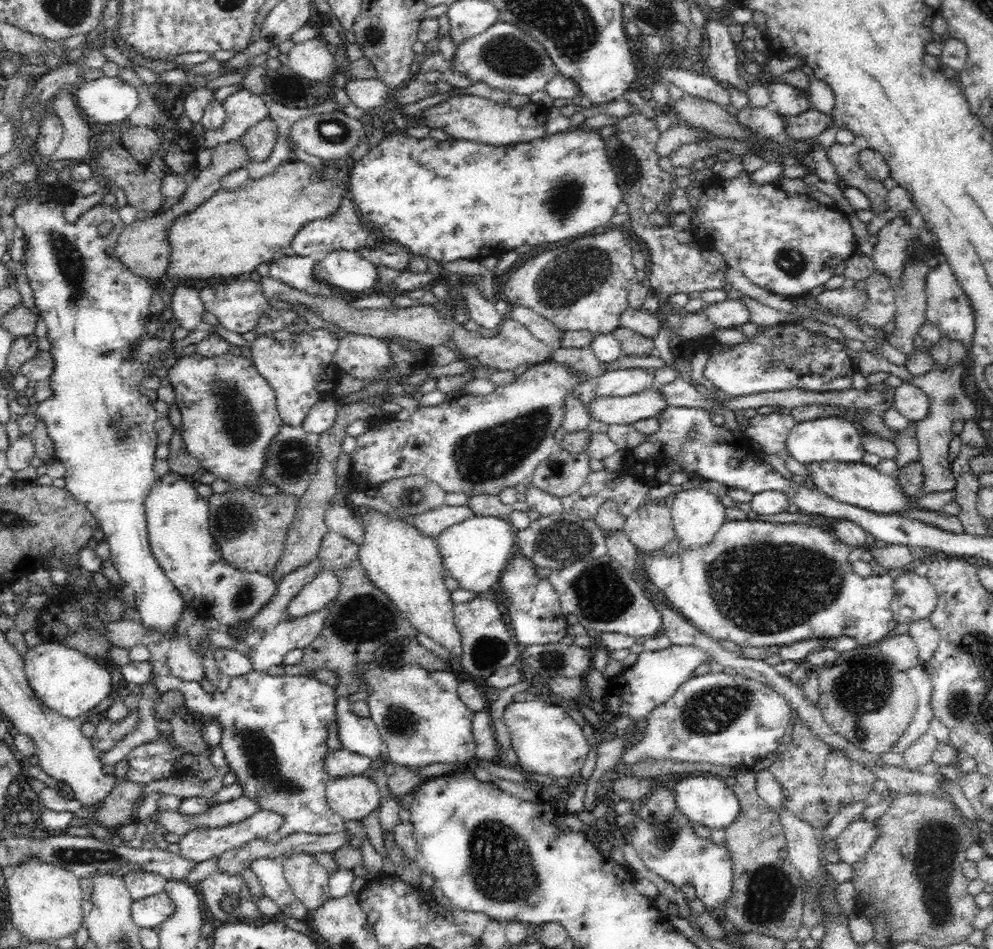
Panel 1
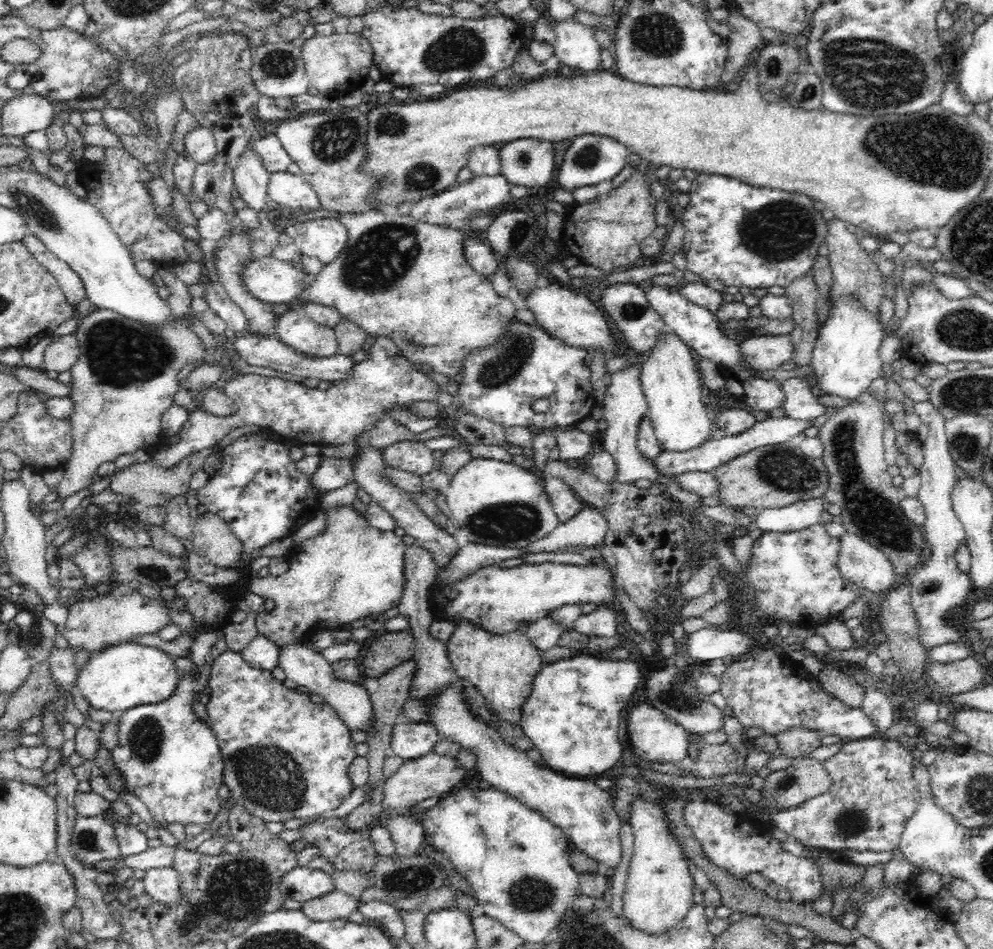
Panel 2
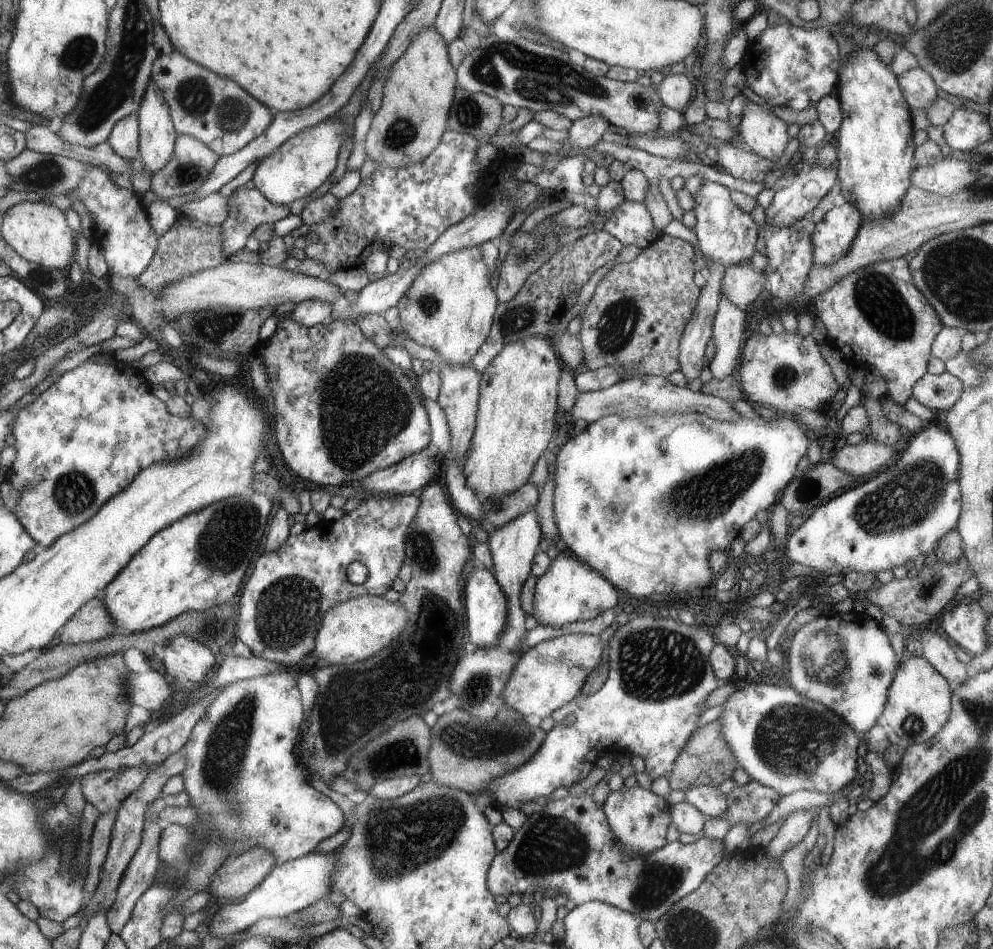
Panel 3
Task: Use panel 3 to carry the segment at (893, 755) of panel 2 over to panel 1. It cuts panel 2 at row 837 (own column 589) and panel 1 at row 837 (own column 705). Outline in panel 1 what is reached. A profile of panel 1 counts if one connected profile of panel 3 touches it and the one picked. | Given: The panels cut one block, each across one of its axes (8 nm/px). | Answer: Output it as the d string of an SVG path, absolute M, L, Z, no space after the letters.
M856 818L835 839L834 844L841 861L850 865L858 863L867 855L880 834L882 834L882 826L881 830L878 830L874 822Z

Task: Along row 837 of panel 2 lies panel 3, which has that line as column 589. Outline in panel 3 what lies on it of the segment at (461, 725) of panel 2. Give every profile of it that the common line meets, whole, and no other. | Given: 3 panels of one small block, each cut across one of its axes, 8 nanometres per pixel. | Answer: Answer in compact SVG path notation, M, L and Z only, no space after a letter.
M559 549L558 556L551 560L546 574L537 578L534 594L534 619L552 628L560 628L564 624L578 620L592 620L604 610L614 608L618 604L618 590L591 565L584 564L571 551Z

